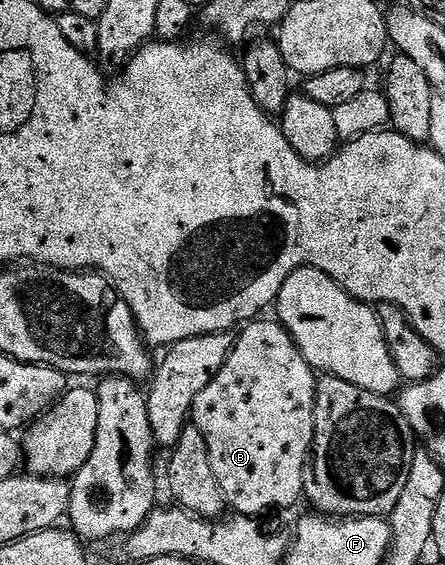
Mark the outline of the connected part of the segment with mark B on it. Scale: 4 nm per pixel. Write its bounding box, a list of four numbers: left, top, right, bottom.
[190,317,317,517]

